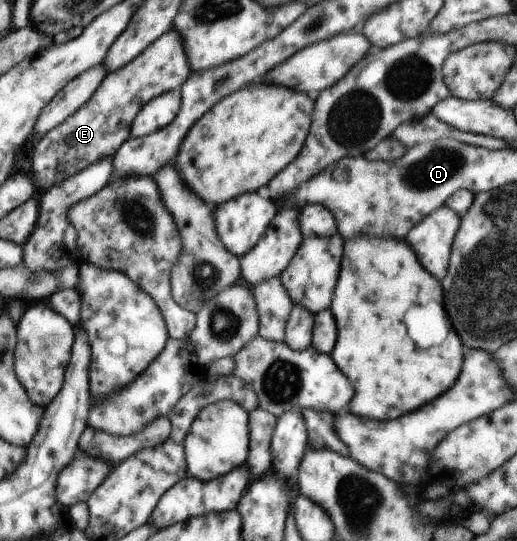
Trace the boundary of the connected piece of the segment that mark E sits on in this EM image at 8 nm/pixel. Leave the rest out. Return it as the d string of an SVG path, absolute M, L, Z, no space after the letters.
M172 28L155 40L142 54L117 71L108 73L96 92L70 118L43 134L42 140L32 152L32 178L35 188L48 190L58 186L65 178L83 171L104 157L114 156L115 152L131 137L131 126L147 102L161 94L180 89L191 75L187 54L183 51L183 39Z

